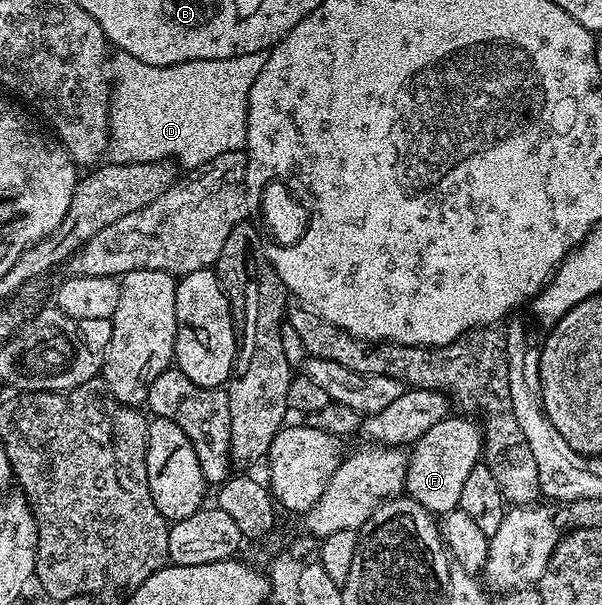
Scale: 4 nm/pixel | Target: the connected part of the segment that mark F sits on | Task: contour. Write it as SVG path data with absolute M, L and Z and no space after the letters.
M447 417L432 425L422 437L412 444L408 458L410 464L406 470L405 494L415 499L424 509L428 509L435 517L445 517L450 511L459 510L460 493L463 492L464 481L474 466L482 459L482 428L470 417Z

